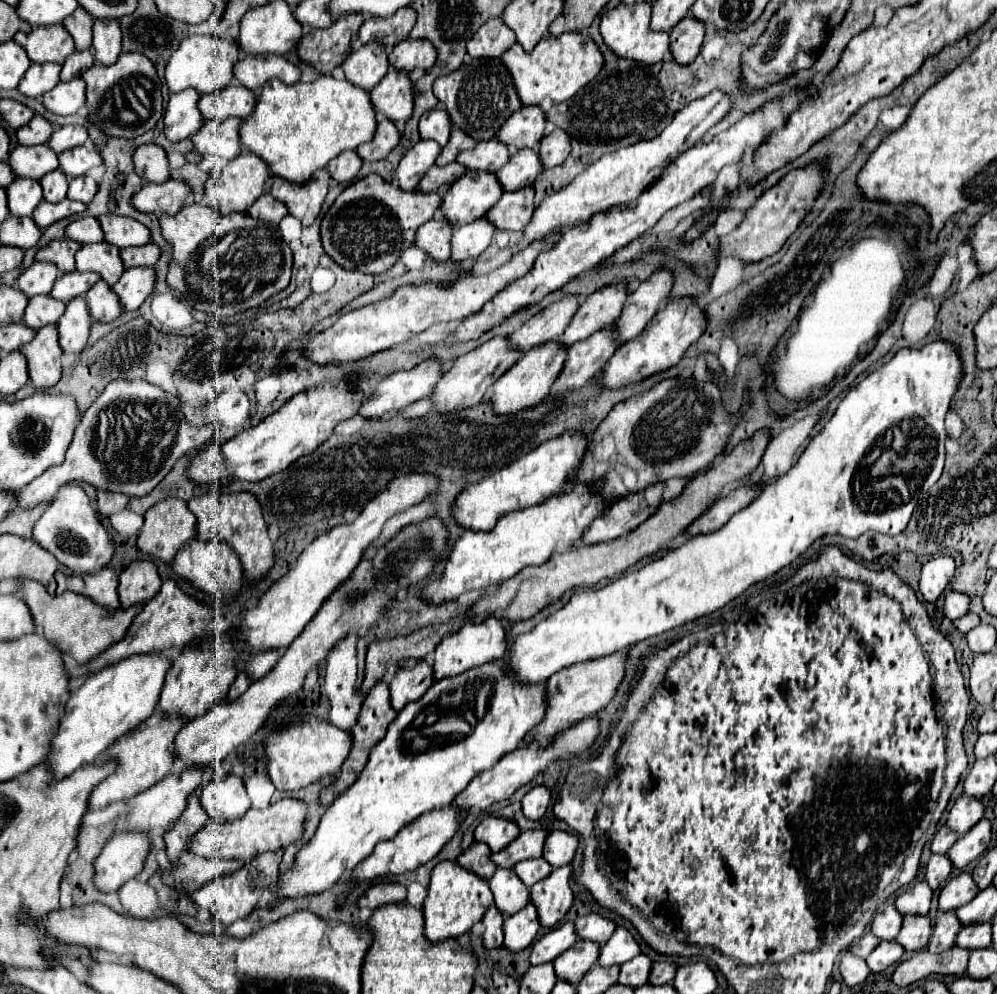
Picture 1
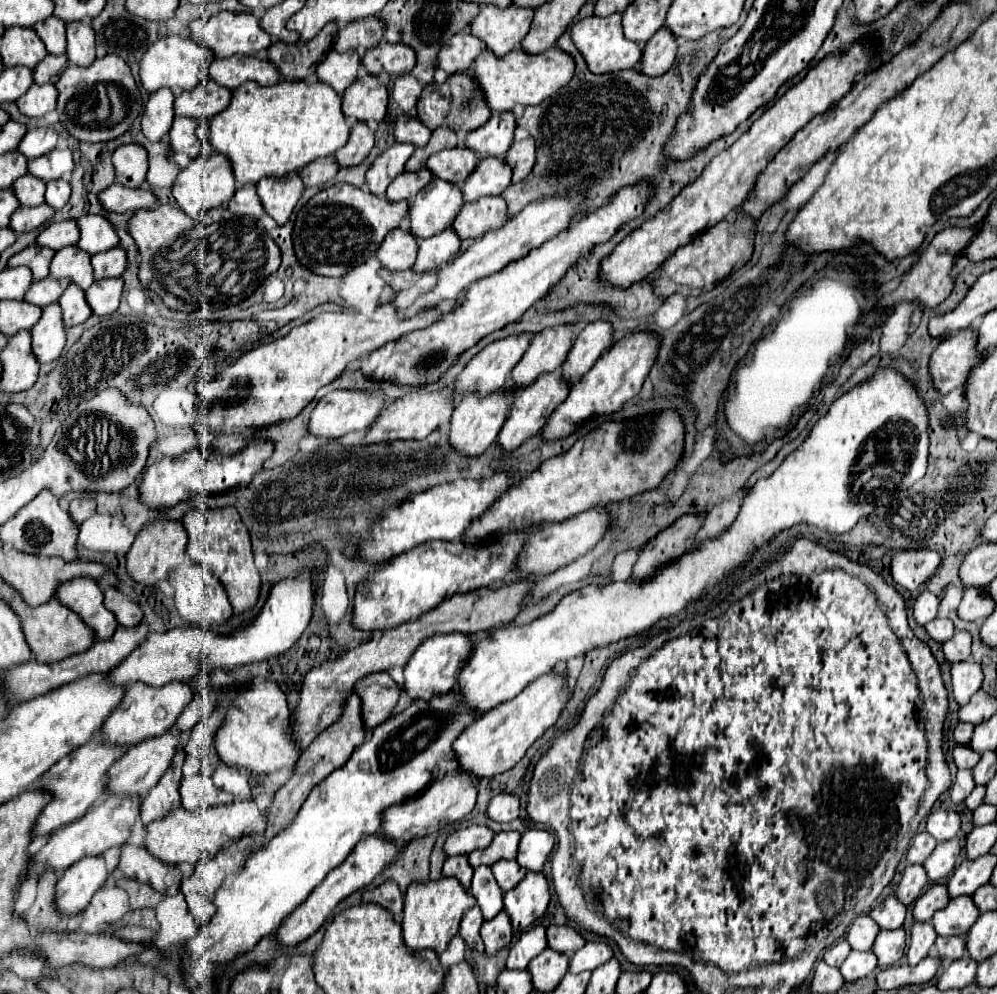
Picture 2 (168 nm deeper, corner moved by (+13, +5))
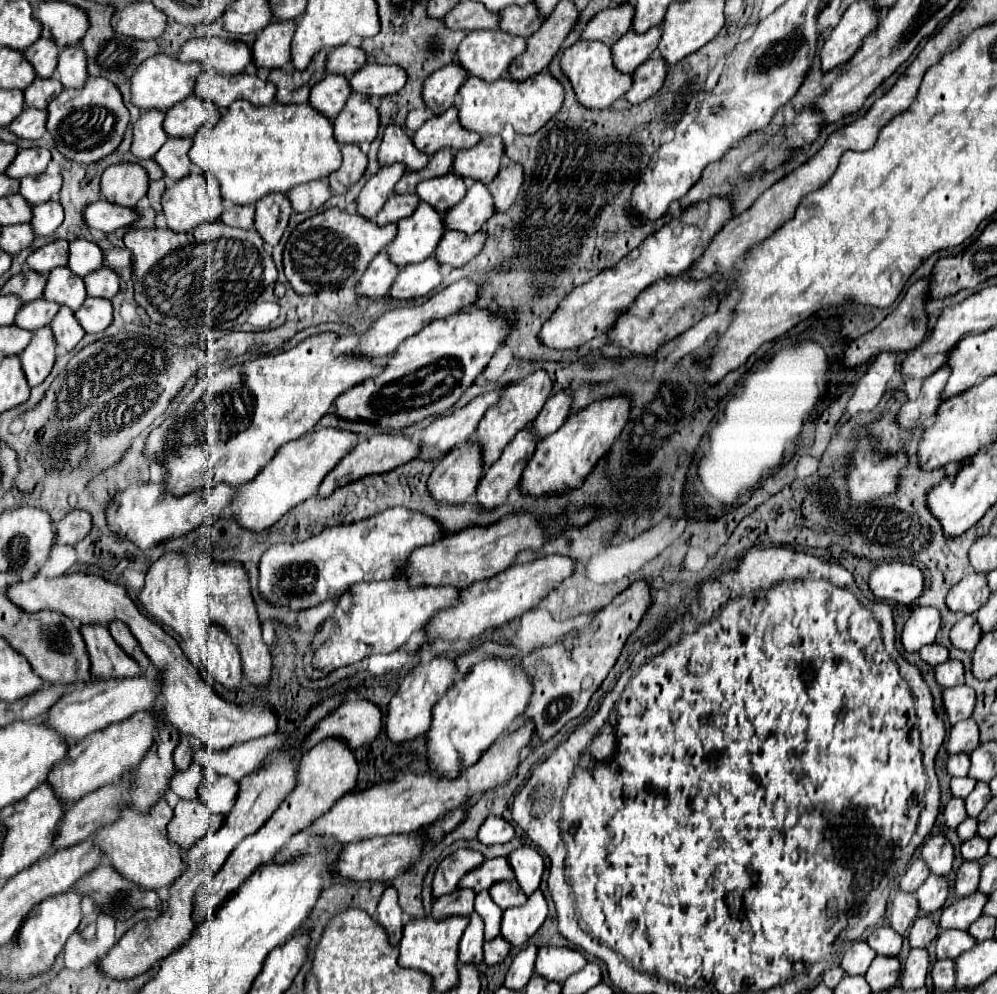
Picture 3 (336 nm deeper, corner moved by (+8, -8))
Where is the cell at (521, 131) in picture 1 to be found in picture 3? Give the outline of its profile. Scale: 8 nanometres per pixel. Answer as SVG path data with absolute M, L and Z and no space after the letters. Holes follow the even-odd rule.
M484 136L474 148L456 152L452 170L460 176L472 176L476 180L490 184L500 170L502 156L504 156L502 136Z

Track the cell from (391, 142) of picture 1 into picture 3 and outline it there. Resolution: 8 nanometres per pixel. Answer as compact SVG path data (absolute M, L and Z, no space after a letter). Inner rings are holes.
M344 144L342 158L344 158L342 166L328 176L328 182L334 194L348 192L362 178L368 166L368 156L358 148L358 144Z

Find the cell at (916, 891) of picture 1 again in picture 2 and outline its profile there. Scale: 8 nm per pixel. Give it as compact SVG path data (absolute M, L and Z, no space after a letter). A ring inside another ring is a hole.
M891 895L869 915L881 929L899 929L905 921L905 913L907 913L907 907L901 901L897 901L895 895Z

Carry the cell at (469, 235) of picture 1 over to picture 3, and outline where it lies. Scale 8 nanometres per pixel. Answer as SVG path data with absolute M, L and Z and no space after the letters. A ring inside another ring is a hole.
M432 256L412 266L406 266L406 270L402 268L390 288L390 296L396 300L410 300L410 298L426 296L430 290L438 288L440 282L442 282L440 264Z

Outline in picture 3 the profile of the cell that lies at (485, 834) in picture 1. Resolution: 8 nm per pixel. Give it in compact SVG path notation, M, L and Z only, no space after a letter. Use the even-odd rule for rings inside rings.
M462 848L462 850L456 850L454 854L450 854L448 858L444 858L436 870L436 876L434 876L434 896L442 896L442 894L450 894L458 888L458 882L460 878L478 868L480 864L484 862L484 856L482 852L478 850L470 850L470 848Z

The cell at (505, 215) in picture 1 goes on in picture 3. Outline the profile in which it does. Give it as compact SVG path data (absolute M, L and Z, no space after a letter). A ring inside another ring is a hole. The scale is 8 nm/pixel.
M484 228L474 232L474 234L464 234L460 230L450 230L440 240L438 250L436 250L434 256L438 258L440 264L464 266L482 252L486 240L488 240L488 232Z

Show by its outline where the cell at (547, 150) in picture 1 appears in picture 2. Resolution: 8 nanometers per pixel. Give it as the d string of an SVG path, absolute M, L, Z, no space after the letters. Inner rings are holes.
M531 137L513 143L505 155L505 163L513 169L513 183L523 181L535 163L535 141Z

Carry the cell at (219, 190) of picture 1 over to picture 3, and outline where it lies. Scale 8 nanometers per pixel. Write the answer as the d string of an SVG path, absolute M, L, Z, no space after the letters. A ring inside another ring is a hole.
M190 174L178 180L172 188L168 188L162 196L162 208L166 214L166 224L170 230L176 232L190 232L202 222L214 222L224 212L224 200L220 196L220 186L214 176L204 174Z

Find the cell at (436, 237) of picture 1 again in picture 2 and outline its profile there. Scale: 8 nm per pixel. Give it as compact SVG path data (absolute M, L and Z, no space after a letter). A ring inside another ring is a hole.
M391 231L375 253L377 261L387 271L411 269L417 257L417 239L409 231Z

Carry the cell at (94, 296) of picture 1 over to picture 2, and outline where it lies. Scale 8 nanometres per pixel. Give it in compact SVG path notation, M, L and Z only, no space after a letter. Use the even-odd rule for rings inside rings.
M73 283L59 297L59 305L61 305L61 311L63 311L63 325L65 327L81 325L91 317L91 309L85 303L83 289L79 289Z

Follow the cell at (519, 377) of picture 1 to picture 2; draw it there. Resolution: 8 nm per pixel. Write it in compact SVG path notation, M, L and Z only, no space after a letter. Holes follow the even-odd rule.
M507 389L507 391L497 391L491 393L483 399L479 399L477 395L473 397L465 397L451 415L451 433L449 433L449 445L463 457L479 457L483 455L491 443L497 439L497 433L501 431L501 425L505 423L505 417L509 413L509 407L513 403L515 395Z

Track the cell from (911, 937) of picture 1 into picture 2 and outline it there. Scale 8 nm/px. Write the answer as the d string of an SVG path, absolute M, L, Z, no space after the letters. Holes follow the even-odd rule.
M903 929L879 931L871 951L875 953L877 965L881 969L895 965L897 961L903 959L903 953L905 953L905 931Z

